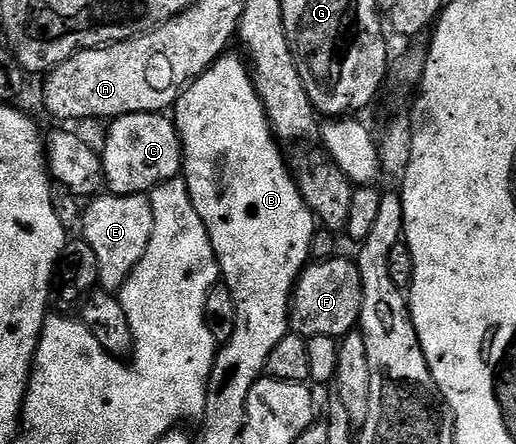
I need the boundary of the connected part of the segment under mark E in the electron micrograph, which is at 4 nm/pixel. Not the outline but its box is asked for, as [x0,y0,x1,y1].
[80,194,154,294]

